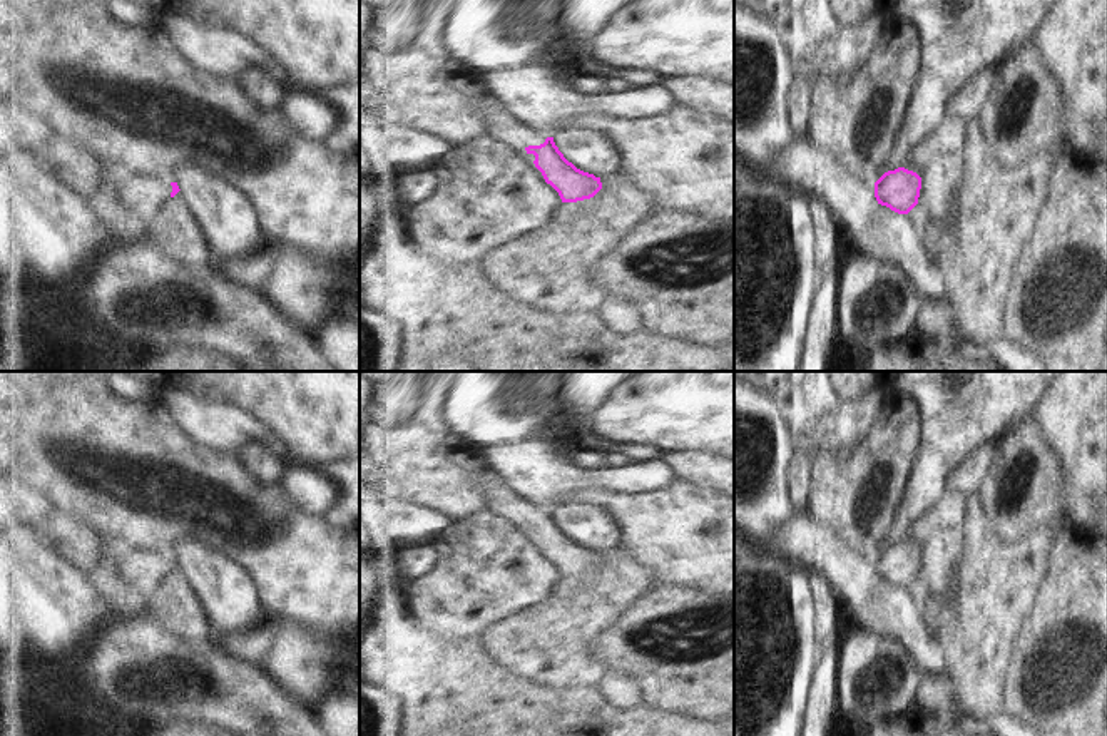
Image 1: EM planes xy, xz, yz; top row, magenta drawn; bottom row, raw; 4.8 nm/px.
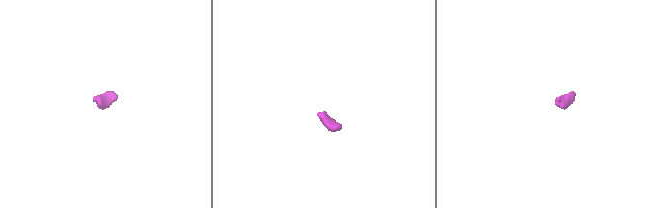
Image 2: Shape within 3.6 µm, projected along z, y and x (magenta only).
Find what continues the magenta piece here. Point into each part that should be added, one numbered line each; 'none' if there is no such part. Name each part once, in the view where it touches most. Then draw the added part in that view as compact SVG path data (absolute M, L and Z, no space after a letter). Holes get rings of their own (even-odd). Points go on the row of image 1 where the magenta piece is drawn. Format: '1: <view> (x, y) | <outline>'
1: xz (500, 121) | M487 85L485 94L480 99L483 114L488 122L488 134L493 134L507 144L517 144L520 147L540 146L545 142L545 135L537 129L513 117L507 104L495 95Z

